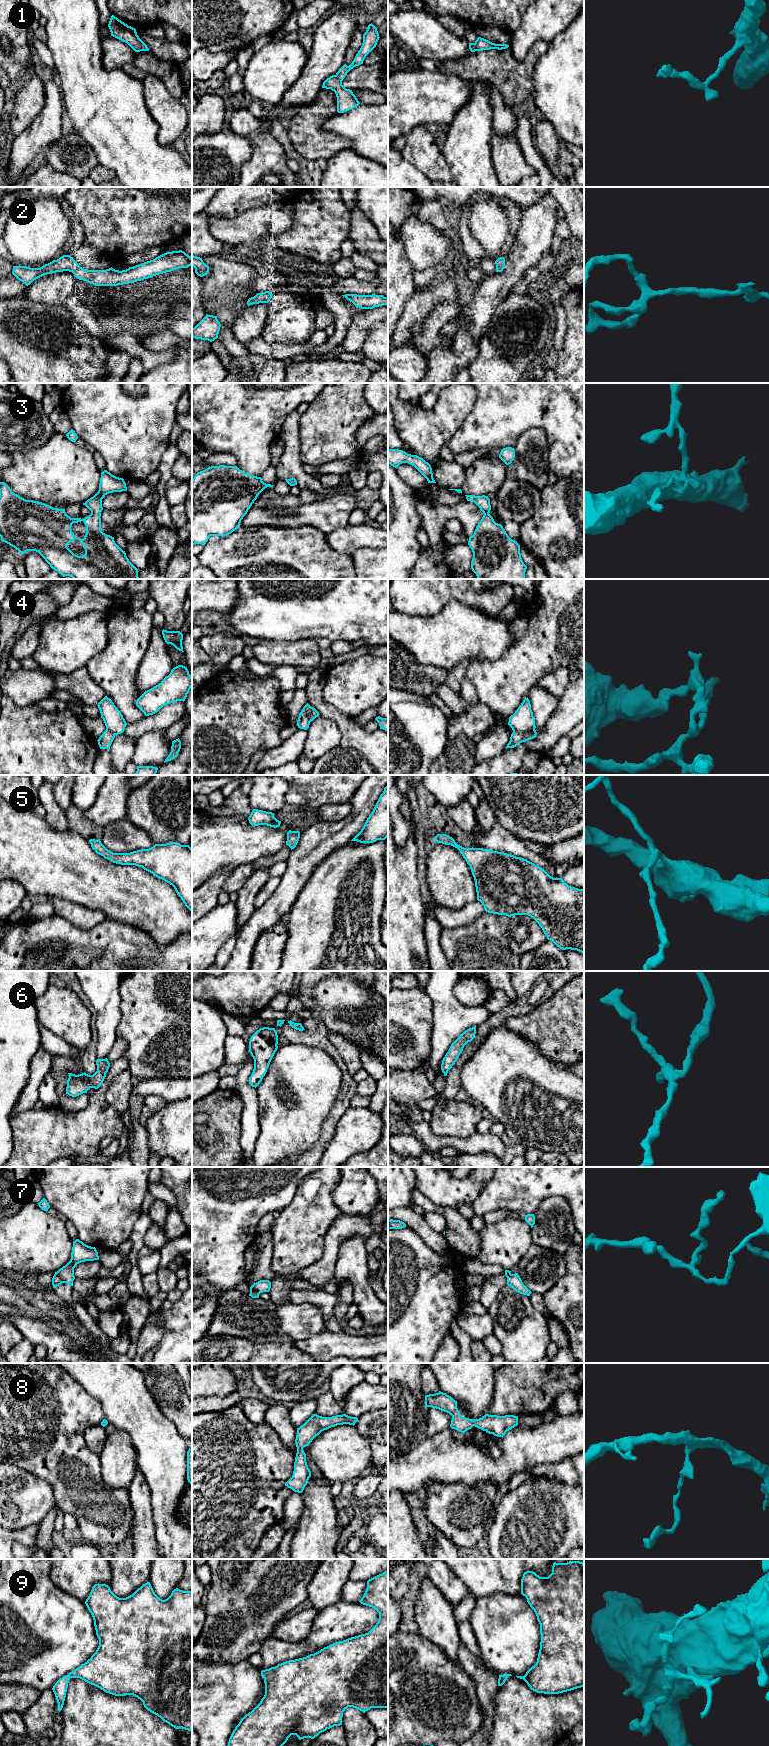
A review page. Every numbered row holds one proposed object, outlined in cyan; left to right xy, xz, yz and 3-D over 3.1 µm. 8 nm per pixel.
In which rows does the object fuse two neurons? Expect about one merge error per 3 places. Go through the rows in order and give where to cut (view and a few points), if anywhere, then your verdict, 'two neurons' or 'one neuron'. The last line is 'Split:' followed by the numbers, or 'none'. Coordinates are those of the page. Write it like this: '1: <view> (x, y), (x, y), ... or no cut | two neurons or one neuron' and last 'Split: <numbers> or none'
1: no cut | one neuron
2: no cut | one neuron
3: no cut | one neuron
4: yz (534, 728), (525, 732), (513, 731) | two neurons
5: no cut | one neuron
6: no cut | one neuron
7: xy (55, 1273), (63, 1282) | two neurons
8: no cut | one neuron
9: no cut | one neuron
Split: 4, 7

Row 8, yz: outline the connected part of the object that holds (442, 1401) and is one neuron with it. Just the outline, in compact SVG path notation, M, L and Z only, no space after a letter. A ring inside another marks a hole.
M441 1391L425 1395L425 1407L436 1408L449 1413L452 1416L450 1427L461 1433L465 1433L475 1426L494 1436L503 1437L507 1431L518 1425L518 1416L514 1415L497 1416L485 1414L479 1419L462 1417L457 1408L457 1401Z

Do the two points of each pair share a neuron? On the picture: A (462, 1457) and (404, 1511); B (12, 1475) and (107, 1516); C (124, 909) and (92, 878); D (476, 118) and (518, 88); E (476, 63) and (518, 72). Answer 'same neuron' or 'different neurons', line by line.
A: different neurons
B: different neurons
C: same neuron
D: different neurons
E: same neuron

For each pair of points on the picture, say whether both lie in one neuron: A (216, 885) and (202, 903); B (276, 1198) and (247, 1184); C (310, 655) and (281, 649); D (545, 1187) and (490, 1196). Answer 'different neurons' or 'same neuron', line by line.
A: same neuron
B: same neuron
C: same neuron
D: same neuron

